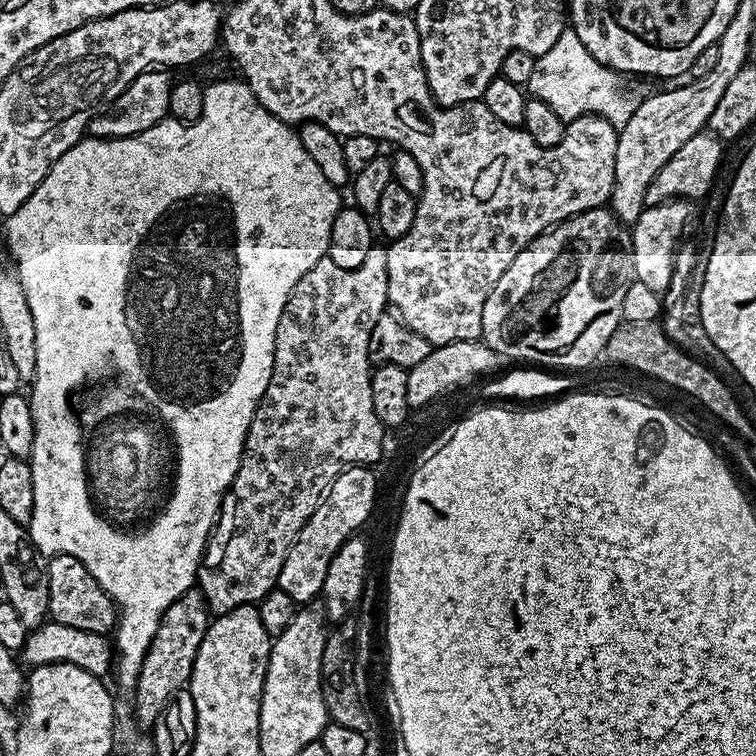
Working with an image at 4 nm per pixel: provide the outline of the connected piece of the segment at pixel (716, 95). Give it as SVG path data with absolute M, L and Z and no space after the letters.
M742 6L734 14L734 18L726 26L718 41L718 62L714 70L705 77L693 79L690 84L680 84L677 88L668 88L665 92L656 92L653 96L641 99L636 105L634 114L626 126L619 129L616 137L616 161L614 162L614 186L610 211L619 218L621 224L635 224L645 210L644 199L650 182L670 162L670 158L683 144L693 143L700 131L705 131L708 119L722 94L726 94L726 86L730 86L730 78L734 78L749 63L748 46L752 38L754 20L748 6Z

